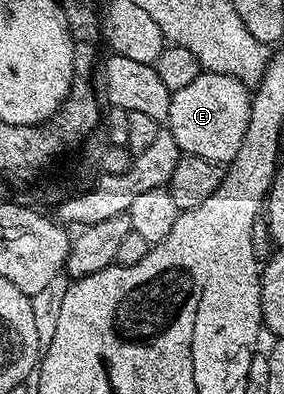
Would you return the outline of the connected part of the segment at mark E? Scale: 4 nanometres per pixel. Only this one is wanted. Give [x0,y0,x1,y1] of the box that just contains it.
[167,70,252,165]

